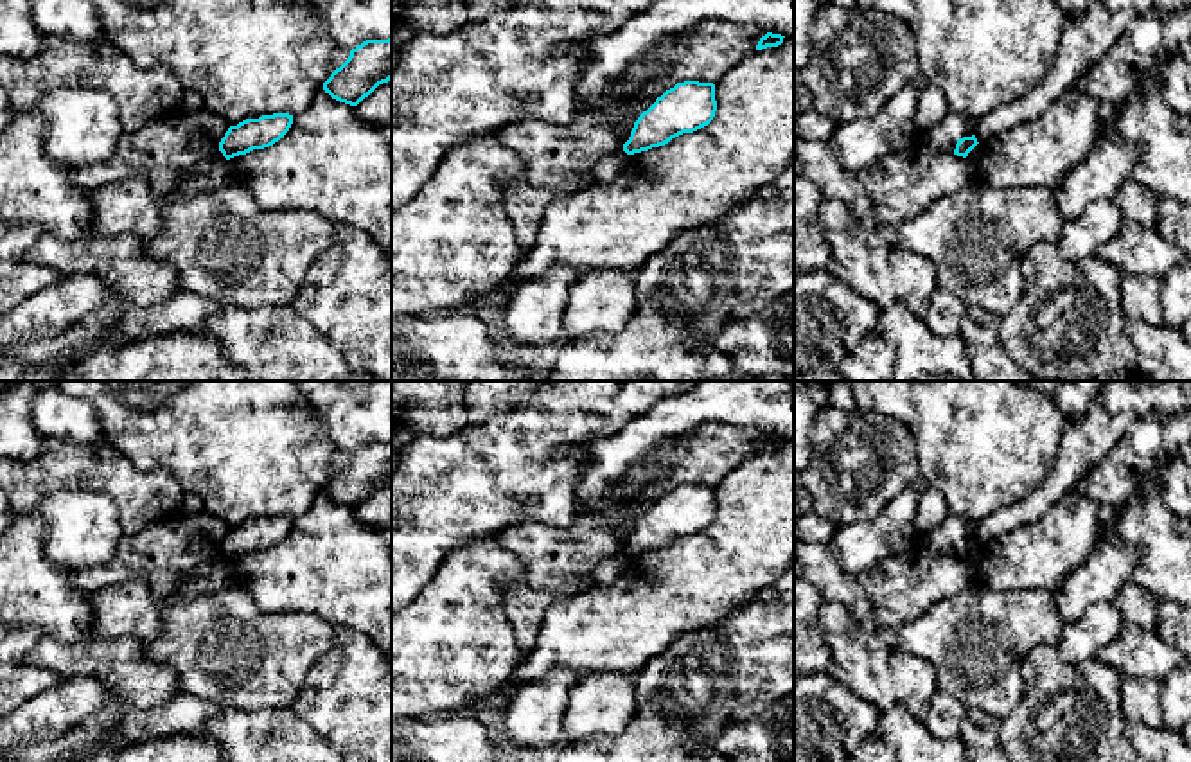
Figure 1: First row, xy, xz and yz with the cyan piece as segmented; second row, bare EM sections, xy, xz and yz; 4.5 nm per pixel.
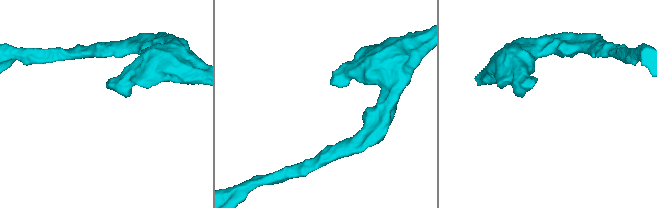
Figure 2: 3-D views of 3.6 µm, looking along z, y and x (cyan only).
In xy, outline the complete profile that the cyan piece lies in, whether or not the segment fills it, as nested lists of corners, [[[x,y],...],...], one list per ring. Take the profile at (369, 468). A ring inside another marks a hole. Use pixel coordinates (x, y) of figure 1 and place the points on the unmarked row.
[[[392,440],[366,442],[323,485],[332,501],[357,509],[379,487],[392,482]]]

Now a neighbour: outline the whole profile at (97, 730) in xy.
[[[110,710],[88,717],[63,739],[0,753],[0,762],[75,762],[88,748],[101,748],[117,735],[119,719]]]

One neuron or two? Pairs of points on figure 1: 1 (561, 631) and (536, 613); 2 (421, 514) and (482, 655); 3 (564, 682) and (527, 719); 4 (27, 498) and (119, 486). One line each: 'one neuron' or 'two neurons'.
1: two neurons
2: two neurons
3: one neuron
4: one neuron

